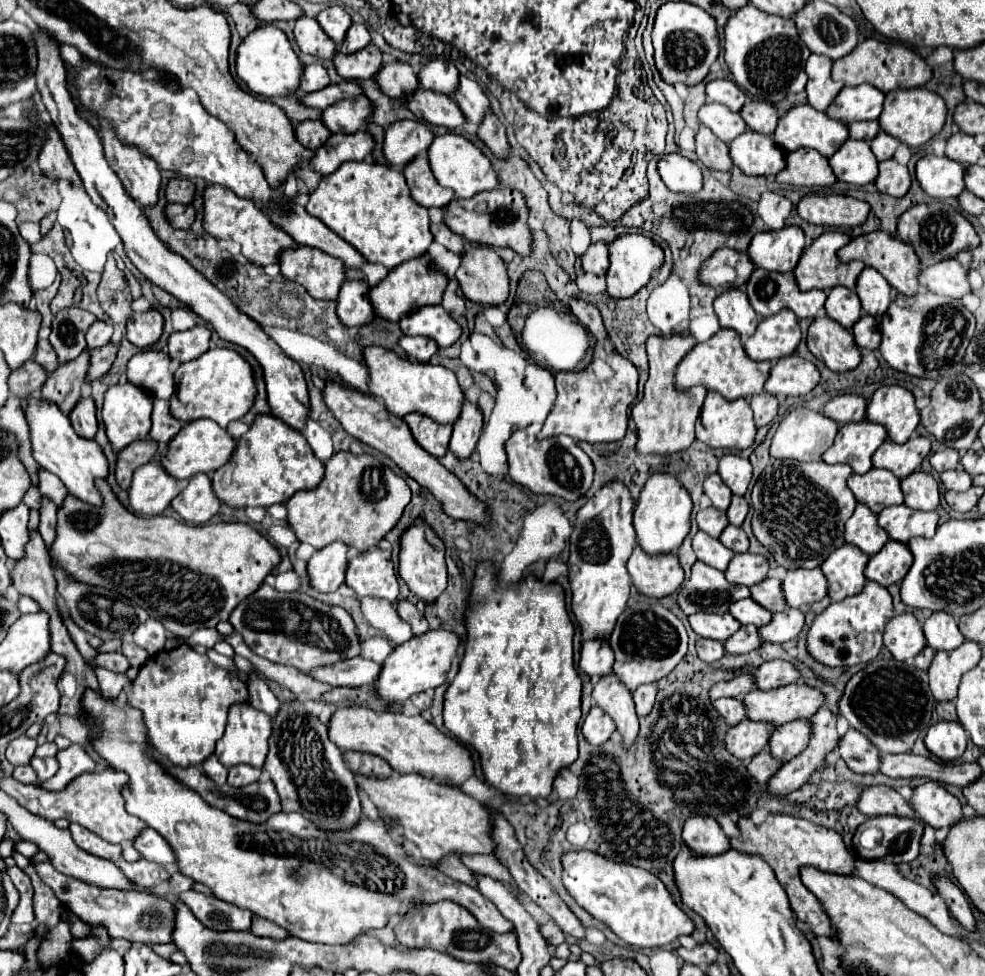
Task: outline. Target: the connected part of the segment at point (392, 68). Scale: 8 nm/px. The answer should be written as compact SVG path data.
M405 62L385 64L385 68L377 74L377 82L383 94L387 94L389 98L403 100L403 102L411 92L421 88L415 70Z

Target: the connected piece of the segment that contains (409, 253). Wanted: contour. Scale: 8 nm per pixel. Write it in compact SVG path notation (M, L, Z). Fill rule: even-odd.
M345 162L333 174L321 178L319 186L309 194L305 208L311 216L323 220L325 226L355 246L367 262L383 264L389 270L401 262L423 256L433 242L427 208L411 198L403 174L389 166Z

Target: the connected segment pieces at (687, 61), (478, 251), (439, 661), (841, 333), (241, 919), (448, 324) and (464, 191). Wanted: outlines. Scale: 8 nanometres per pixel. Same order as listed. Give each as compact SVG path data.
M665 2L657 10L657 18L653 24L653 48L655 66L665 82L683 82L687 86L693 86L707 76L711 64L717 60L719 54L715 20L703 8L691 2Z
M471 246L461 258L455 274L467 300L483 306L497 306L507 300L509 278L501 256L489 246Z
M427 630L421 636L413 636L409 642L397 646L391 656L383 662L377 692L383 700L401 704L409 696L417 692L425 692L429 688L437 688L447 682L449 670L457 658L457 648L461 644L461 638L451 630Z
M829 316L815 318L811 322L807 346L811 354L825 362L825 366L833 372L853 370L861 362L861 354L851 330L833 322Z
M187 890L179 894L179 900L205 924L207 928L213 928L217 932L225 930L241 930L247 932L251 930L253 924L253 912L239 908L231 902L223 902L213 896L205 896L193 890Z
M423 306L399 320L399 328L405 324L411 328L411 334L405 336L433 338L439 348L455 344L461 336L459 324L441 306Z
M451 132L451 134L435 136L435 140L431 142L427 150L427 156L429 156L429 164L437 182L445 188L451 188L457 194L457 198L471 198L477 192L493 190L499 186L497 172L491 168L489 158L483 156L483 152L475 144L471 144L459 134Z

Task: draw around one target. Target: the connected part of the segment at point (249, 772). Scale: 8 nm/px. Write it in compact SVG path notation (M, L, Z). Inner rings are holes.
M235 704L229 710L229 722L225 726L223 736L217 740L217 750L215 750L215 756L219 758L219 762L225 768L231 768L229 778L227 778L229 786L239 788L239 786L257 782L257 778L261 774L259 768L263 768L267 752L269 752L269 736L271 736L269 716L265 716L263 712L257 712L255 708L251 708L251 704ZM247 764L253 768L249 768ZM233 766L237 766L237 768L233 768Z

